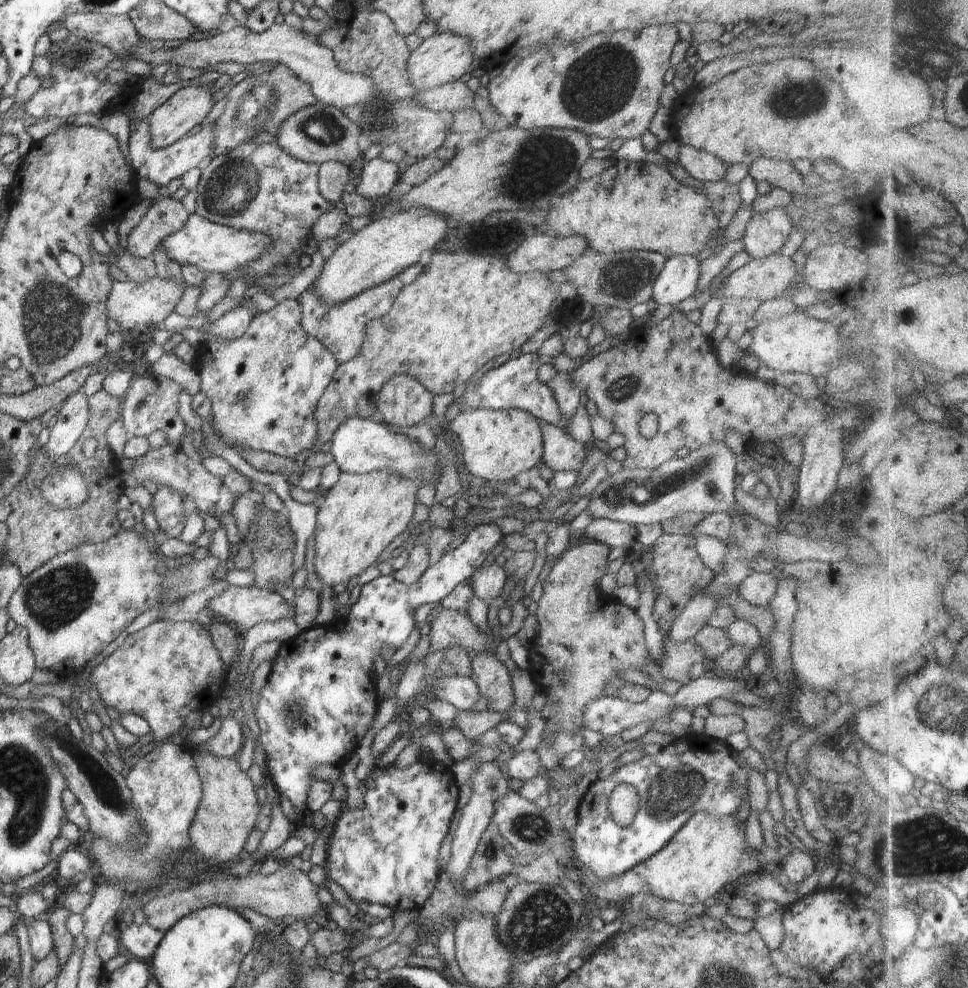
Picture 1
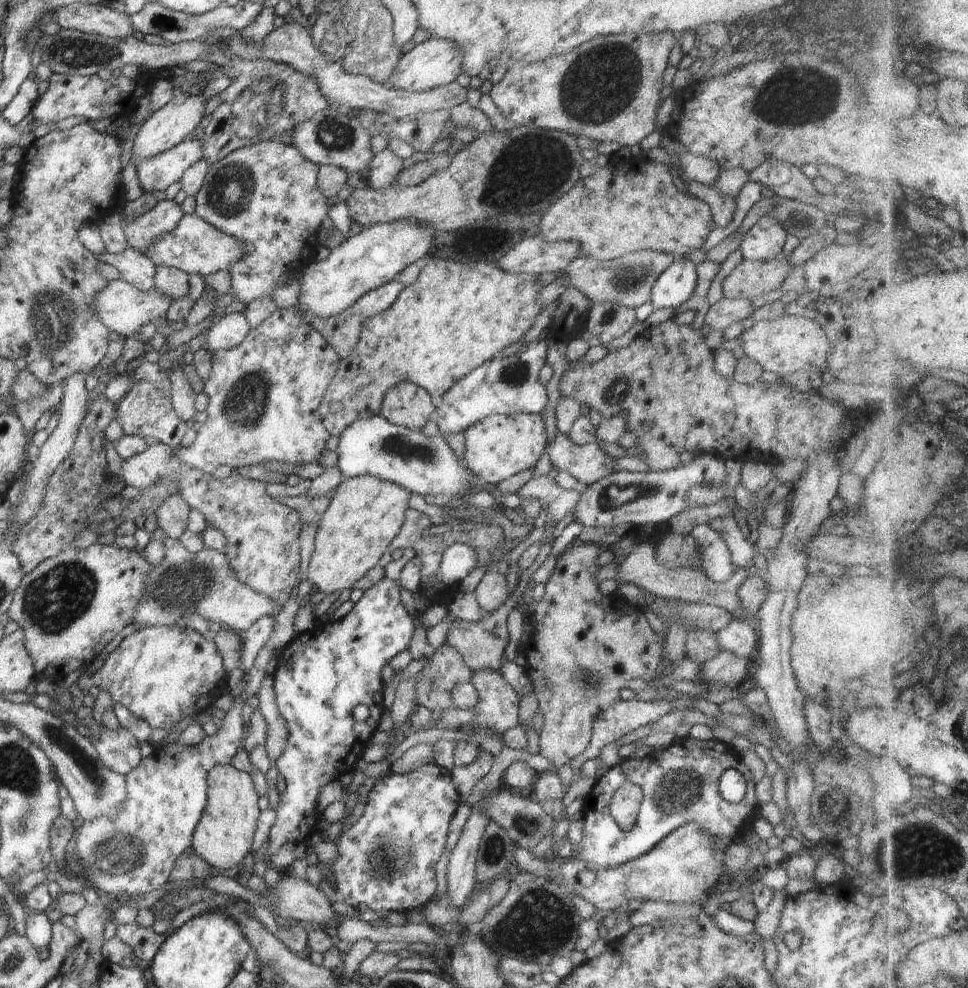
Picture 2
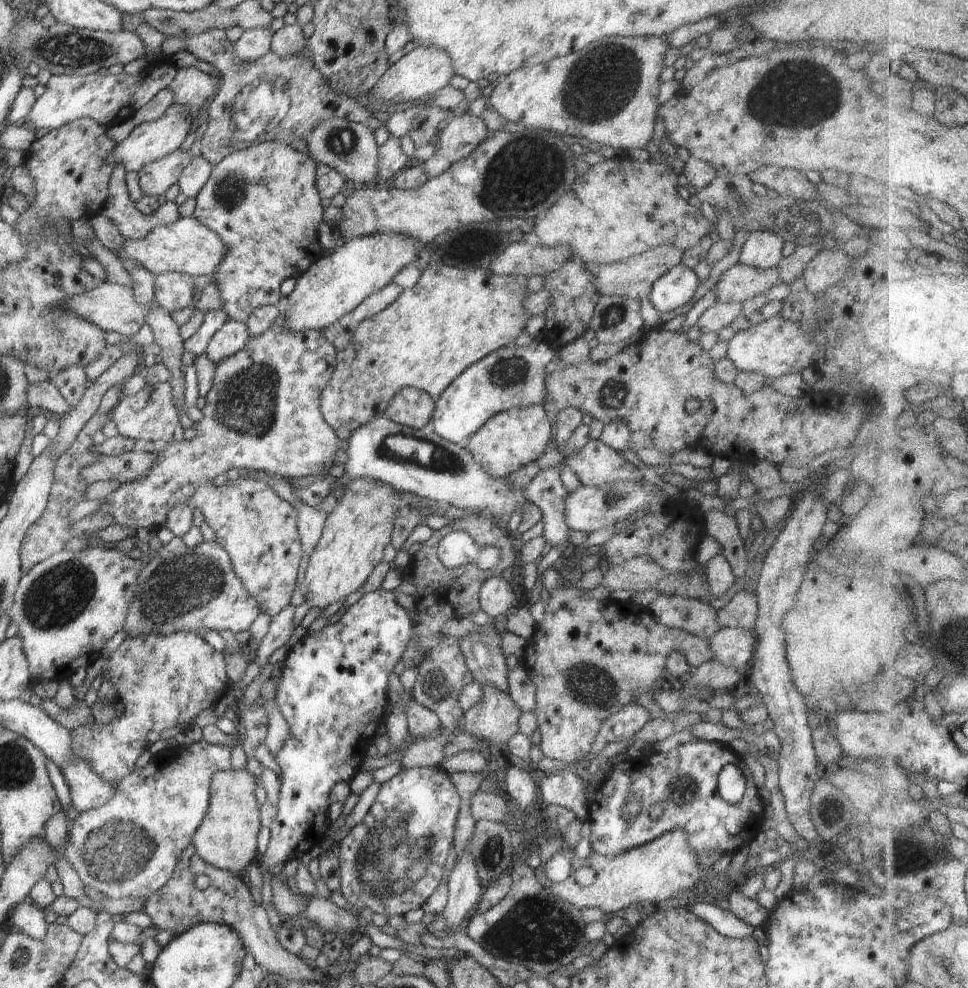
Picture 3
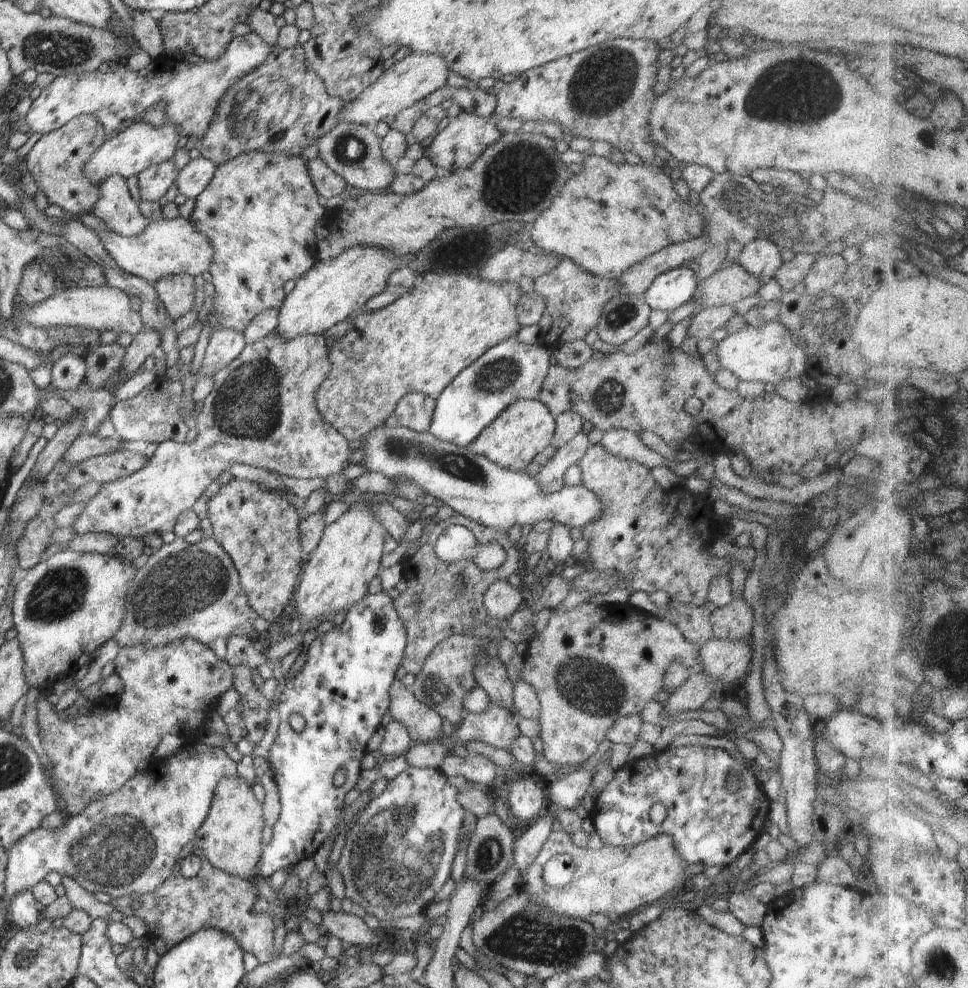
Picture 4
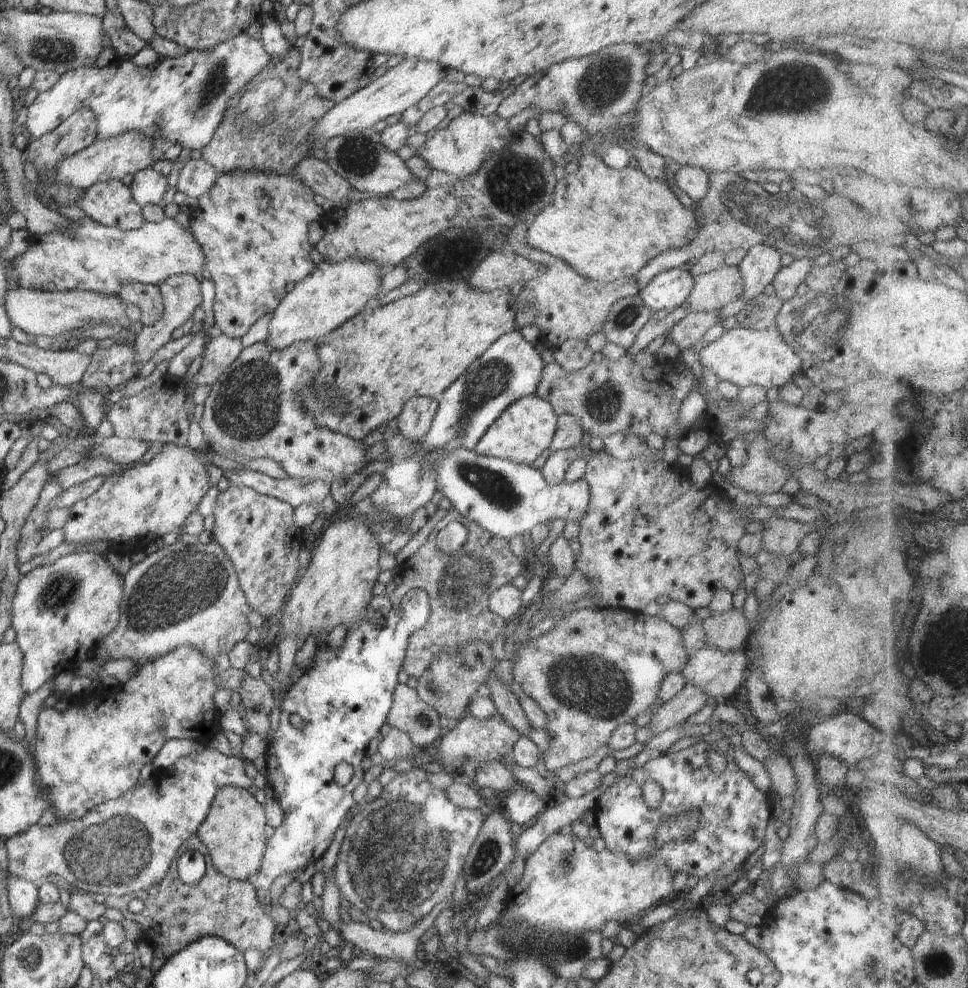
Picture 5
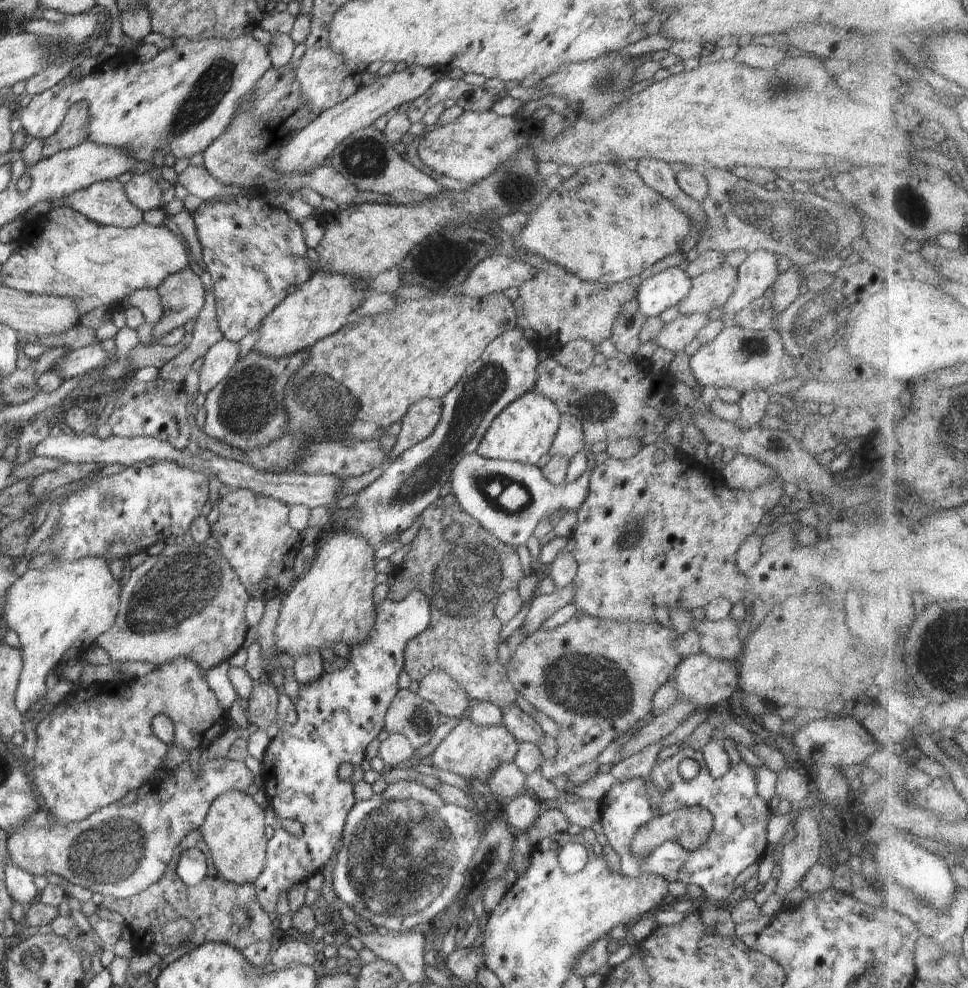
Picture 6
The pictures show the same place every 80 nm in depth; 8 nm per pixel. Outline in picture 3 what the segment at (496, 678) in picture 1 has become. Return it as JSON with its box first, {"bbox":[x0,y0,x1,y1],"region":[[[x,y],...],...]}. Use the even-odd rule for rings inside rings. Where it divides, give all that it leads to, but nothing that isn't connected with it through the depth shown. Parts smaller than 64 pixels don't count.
{"bbox":[460,684,520,744],"region":[[[490,684],[482,686],[482,693],[482,700],[463,714],[463,725],[460,731],[478,737],[486,744],[507,743],[510,738],[514,738],[514,734],[519,732],[520,708],[509,694],[504,694],[502,690]]]}

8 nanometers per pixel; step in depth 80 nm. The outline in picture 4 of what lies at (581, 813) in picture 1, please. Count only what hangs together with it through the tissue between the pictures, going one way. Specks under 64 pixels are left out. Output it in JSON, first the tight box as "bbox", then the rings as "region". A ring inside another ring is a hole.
{"bbox":[591,745,769,871],"region":[[[688,745],[626,761],[597,794],[591,817],[598,836],[610,847],[631,847],[660,835],[670,835],[674,837],[677,851],[684,862],[688,865],[702,862],[708,871],[714,865],[729,866],[751,848],[768,825],[769,803],[760,782],[742,761],[720,747]],[[730,771],[739,778],[736,789],[730,789],[727,785],[726,777]],[[656,803],[664,804],[667,810],[667,816],[660,825],[652,823],[648,815],[650,807]]]}

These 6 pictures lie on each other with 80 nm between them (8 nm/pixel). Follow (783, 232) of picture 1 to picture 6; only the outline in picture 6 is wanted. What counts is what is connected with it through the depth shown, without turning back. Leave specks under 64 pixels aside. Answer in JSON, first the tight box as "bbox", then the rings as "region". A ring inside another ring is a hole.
{"bbox":[720,250,778,326],"region":[[[757,250],[737,269],[737,287],[723,306],[724,314],[720,318],[724,326],[733,325],[734,316],[753,300],[764,295],[775,283],[778,271],[778,257],[768,251]]]}

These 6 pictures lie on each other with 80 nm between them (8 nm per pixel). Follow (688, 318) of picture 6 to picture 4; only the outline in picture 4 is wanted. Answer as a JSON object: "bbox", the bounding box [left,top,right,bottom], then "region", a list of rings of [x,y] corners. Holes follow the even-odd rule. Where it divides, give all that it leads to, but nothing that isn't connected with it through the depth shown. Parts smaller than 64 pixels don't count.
{"bbox":[686,306,734,341],"region":[[[734,306],[710,307],[694,314],[693,318],[686,320],[689,324],[687,336],[693,336],[698,341],[711,336],[718,329],[725,326],[726,322],[734,316]]]}

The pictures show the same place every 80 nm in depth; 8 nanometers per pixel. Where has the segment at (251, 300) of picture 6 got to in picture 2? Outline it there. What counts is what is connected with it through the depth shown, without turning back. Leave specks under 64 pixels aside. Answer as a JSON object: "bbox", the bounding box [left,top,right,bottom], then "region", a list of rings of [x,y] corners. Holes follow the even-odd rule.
{"bbox":[195,139,332,304],"region":[[[268,139],[267,141],[260,141],[259,143],[250,143],[242,148],[236,149],[234,152],[227,154],[222,160],[218,162],[211,163],[208,167],[208,172],[206,172],[206,178],[200,187],[200,190],[195,194],[196,207],[195,213],[209,222],[211,225],[214,225],[216,228],[222,230],[230,236],[234,236],[238,240],[245,242],[247,244],[246,254],[238,261],[235,262],[228,270],[231,276],[231,289],[230,292],[234,292],[236,298],[235,300],[242,300],[247,304],[256,298],[262,298],[269,296],[271,297],[271,292],[278,287],[276,283],[282,274],[286,272],[295,272],[296,269],[303,270],[310,263],[316,262],[316,254],[319,248],[319,242],[317,239],[317,230],[322,224],[324,217],[328,214],[328,211],[332,207],[327,198],[320,192],[320,189],[317,187],[317,176],[318,176],[319,165],[316,163],[310,162],[308,159],[303,157],[303,154],[298,152],[296,147],[288,145],[282,142],[276,142],[276,140]]]}

